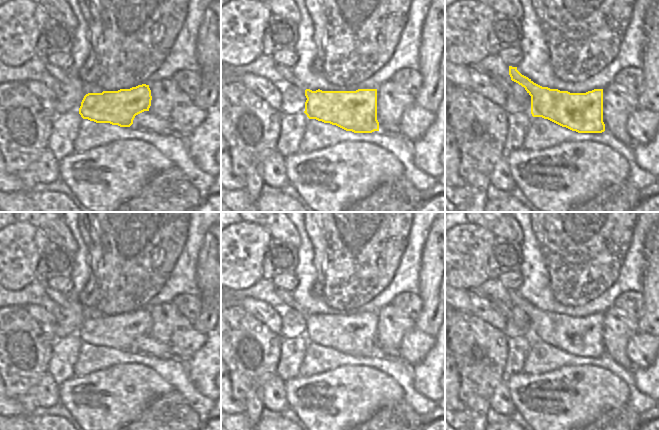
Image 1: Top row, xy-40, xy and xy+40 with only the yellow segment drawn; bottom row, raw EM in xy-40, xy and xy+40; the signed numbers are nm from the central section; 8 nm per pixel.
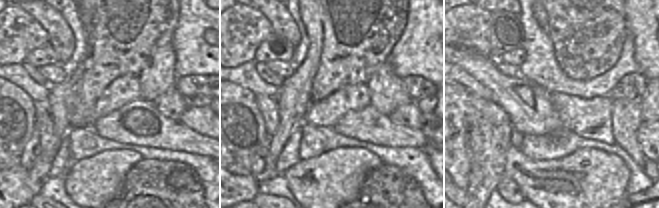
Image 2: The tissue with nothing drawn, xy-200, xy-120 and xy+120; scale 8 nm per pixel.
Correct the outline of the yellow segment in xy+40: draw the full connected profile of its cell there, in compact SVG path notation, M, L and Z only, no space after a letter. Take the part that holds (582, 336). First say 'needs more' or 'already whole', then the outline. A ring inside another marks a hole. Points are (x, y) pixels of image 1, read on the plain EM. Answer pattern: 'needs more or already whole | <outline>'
already whole | M509 290L511 304L525 312L531 320L533 341L548 343L578 357L602 357L603 313L586 317L570 317L542 311Z

